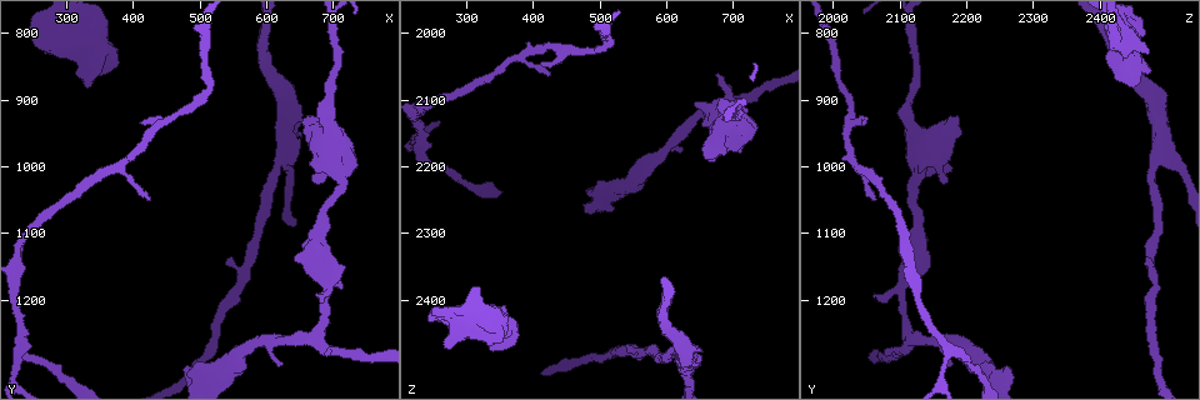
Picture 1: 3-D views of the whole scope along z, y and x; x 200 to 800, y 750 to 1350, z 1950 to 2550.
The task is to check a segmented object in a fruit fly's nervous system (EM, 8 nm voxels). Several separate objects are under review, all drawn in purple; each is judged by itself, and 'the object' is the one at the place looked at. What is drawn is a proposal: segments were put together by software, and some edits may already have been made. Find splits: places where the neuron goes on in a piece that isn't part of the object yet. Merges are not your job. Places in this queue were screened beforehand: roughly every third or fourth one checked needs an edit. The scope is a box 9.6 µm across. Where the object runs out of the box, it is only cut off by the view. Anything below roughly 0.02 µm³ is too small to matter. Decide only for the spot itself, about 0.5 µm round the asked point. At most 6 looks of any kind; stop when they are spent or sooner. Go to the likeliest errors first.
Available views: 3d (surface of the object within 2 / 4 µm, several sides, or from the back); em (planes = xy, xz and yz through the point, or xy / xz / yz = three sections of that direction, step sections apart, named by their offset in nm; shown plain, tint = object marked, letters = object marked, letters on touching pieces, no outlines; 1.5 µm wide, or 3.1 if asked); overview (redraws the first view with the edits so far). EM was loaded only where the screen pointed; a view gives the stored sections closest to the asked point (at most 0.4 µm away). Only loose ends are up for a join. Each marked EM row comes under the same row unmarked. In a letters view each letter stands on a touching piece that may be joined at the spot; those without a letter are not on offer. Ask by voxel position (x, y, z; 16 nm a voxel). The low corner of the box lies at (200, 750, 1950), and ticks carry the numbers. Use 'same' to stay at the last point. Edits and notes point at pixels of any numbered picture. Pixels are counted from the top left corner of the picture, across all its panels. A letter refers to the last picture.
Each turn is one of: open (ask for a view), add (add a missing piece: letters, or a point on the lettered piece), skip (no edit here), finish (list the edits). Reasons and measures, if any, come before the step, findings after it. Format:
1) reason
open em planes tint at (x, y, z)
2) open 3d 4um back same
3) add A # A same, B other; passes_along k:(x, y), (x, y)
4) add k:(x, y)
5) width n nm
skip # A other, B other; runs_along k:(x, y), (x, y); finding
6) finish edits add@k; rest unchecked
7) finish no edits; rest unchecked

an open end
open 3d 2um at (425, 1045, 2065)

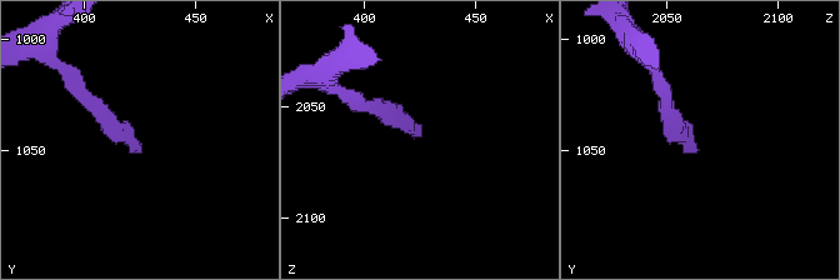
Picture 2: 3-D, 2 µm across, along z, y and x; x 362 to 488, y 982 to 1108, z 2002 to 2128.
now the EM
open em planes letters at (427, 1049, 2062)

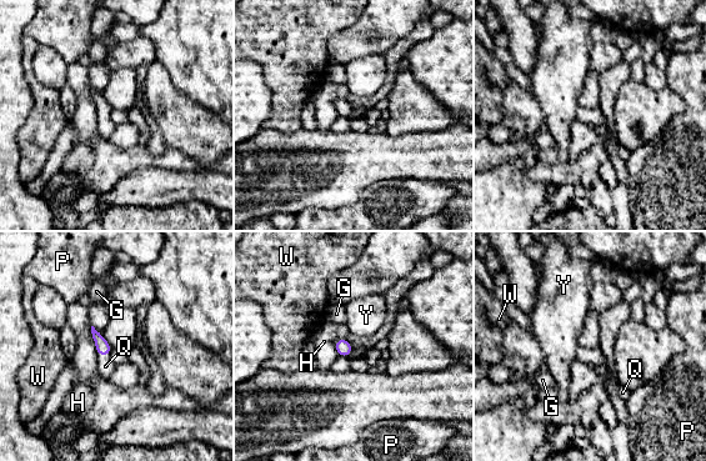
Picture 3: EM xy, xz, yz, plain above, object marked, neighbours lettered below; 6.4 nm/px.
width 90 nm; longest_contact H 200 nm
add Q # G other, H other, P other, Q same, W other, Y other; it goes on there

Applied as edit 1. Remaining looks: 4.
open overview

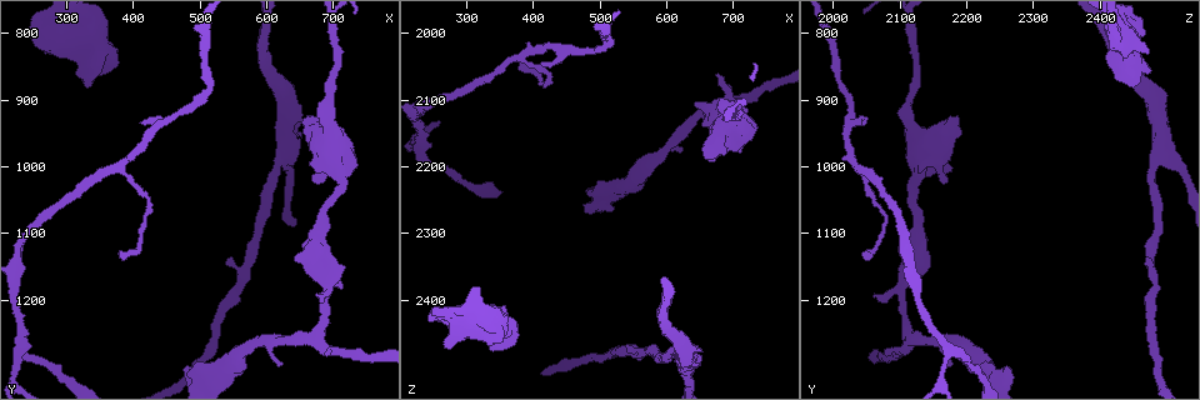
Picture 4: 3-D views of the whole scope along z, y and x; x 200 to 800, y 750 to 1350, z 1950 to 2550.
branch stops here
open 3d 4um at (675, 1190, 2060)

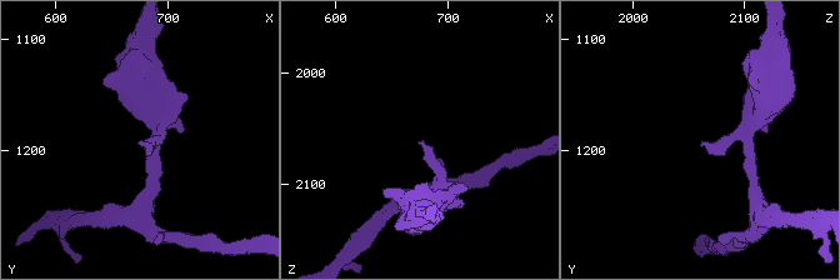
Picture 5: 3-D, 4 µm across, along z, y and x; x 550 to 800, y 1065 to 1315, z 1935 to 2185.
open em planes letters at (674, 1194, 2060)

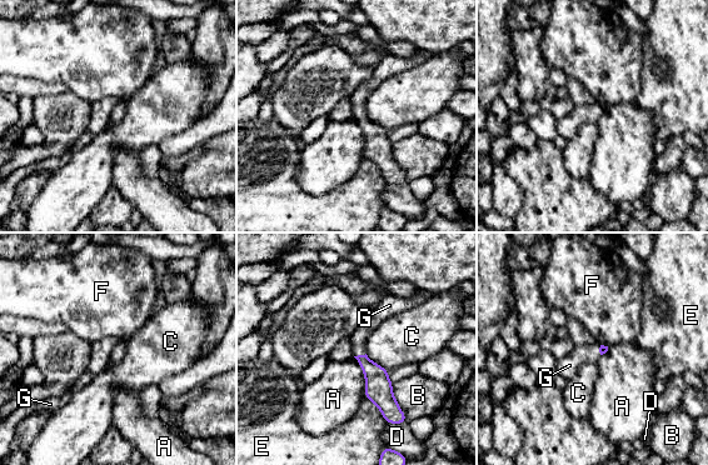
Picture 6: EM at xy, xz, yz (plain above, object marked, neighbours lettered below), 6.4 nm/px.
add G # A other, B other, C other, D other, E other, F other, G same; passes_along 6:(378, 388), (359, 355), (358, 338); it goes on there

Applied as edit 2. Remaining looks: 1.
free end
open em planes letters at (545, 1140, 2465)

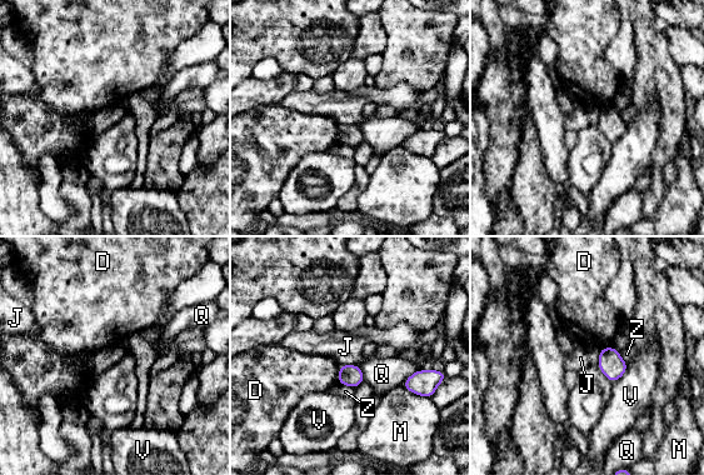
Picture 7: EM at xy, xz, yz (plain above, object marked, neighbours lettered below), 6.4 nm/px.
skip # D other, J other, M other, Q other, V other, Z other; border 7:(339, 364), (355, 365); no lettered piece goes on from it

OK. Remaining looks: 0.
finish edits add@3, add@6; rest unchecked

